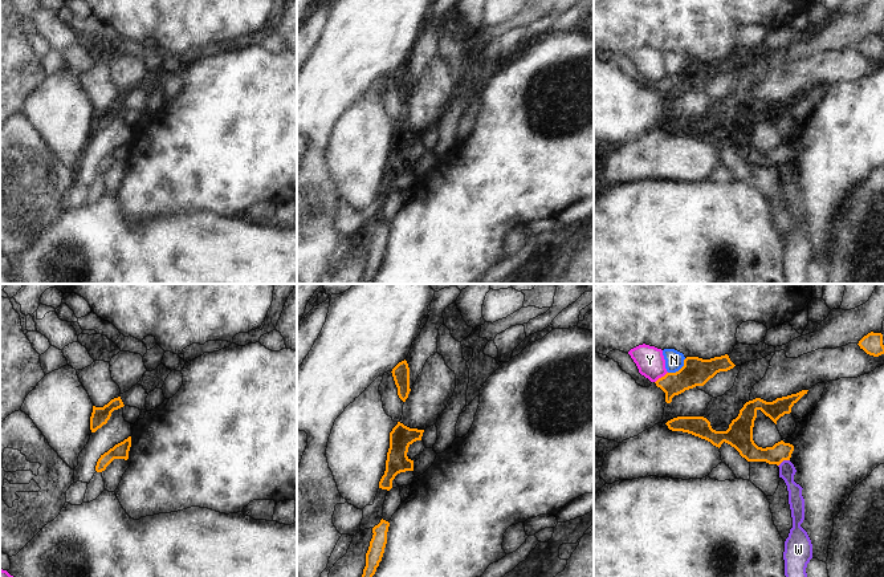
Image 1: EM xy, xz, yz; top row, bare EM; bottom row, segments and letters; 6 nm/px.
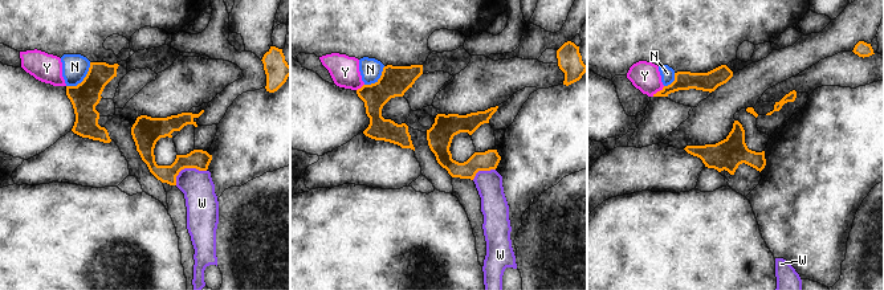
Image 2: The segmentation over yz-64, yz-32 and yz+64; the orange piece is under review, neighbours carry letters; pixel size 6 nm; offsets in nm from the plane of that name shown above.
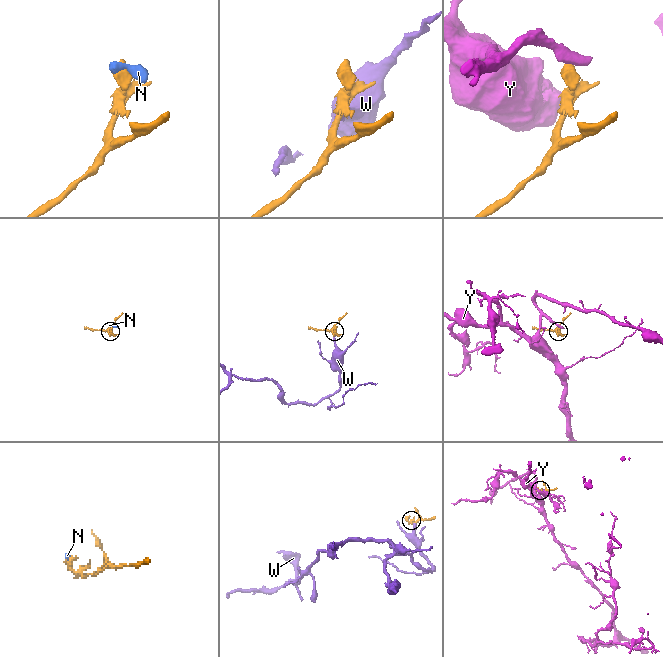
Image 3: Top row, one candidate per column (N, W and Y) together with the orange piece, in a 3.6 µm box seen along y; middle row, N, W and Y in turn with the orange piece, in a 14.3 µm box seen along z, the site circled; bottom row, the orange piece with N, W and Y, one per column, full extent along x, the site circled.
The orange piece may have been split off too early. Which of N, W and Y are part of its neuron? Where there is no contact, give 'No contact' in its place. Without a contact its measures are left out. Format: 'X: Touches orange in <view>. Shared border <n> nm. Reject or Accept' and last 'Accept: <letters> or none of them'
N: Touches orange in yz. Shared border 140 nm. Reject
W: Touches orange in yz. Shared border 80 nm. Reject
Y: Touches orange in yz. Shared border 100 nm. Reject
Accept: none of them.

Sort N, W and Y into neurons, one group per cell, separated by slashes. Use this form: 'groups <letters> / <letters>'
groups N / W / Y

